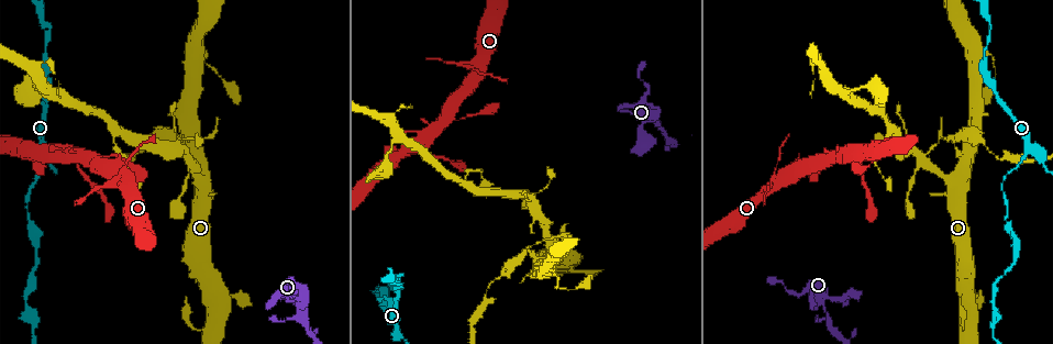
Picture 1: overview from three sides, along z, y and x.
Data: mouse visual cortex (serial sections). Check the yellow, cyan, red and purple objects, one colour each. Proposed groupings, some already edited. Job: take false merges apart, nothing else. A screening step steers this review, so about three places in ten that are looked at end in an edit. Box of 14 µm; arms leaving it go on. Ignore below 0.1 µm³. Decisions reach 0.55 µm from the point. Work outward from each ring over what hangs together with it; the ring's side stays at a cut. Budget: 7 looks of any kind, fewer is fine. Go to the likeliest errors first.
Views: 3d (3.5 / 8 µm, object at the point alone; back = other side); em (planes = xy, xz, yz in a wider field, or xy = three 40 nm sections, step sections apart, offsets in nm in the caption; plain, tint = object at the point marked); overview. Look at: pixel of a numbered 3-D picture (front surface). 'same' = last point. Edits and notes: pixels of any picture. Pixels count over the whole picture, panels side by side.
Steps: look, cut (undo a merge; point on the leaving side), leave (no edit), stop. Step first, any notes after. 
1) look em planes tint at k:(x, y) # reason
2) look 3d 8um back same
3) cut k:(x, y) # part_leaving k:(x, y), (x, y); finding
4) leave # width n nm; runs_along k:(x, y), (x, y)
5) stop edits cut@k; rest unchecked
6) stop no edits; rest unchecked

look 3d 3.5um at 1:(956, 134)

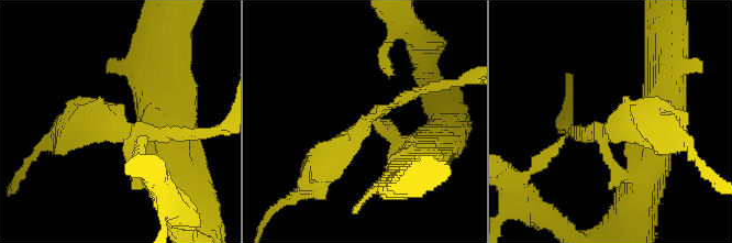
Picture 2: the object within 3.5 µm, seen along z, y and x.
look em xy step 2 tint at 2:(361, 126)

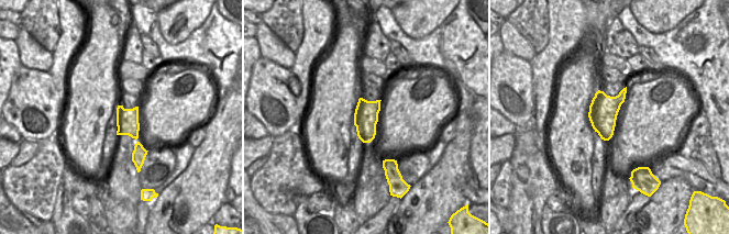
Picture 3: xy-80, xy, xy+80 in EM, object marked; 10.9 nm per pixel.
cut 2:(96, 130) # part_leaving 2:(129, 139), (102, 122), (62, 132); two cells meet here

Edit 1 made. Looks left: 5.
look overview # see it whole again

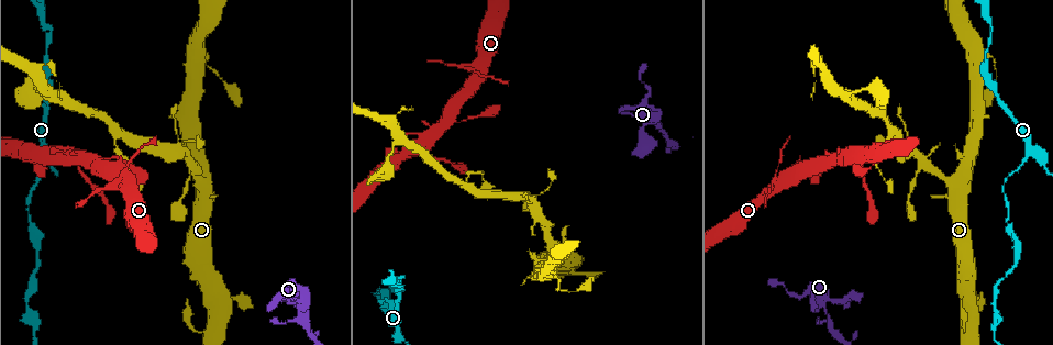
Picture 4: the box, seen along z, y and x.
look 3d 3.5um at 4:(303, 315) # a narrow waist

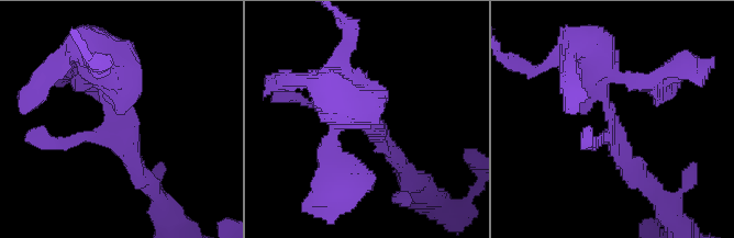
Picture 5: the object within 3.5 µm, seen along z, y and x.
look em xy step 2 tint at 5:(122, 117) # now the EM

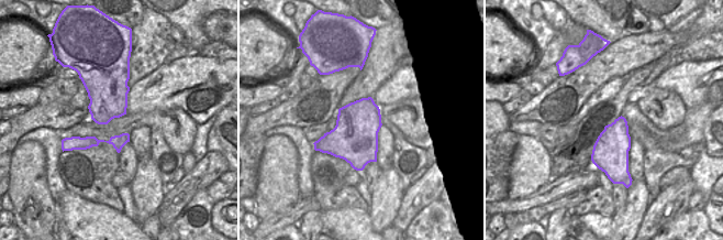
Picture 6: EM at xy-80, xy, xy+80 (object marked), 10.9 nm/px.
leave # runs_along 5:(595, 54), (595, 83), (640, 178); one cell here

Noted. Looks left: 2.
look em xy step 1 tint at 4:(25, 307) # thin neck

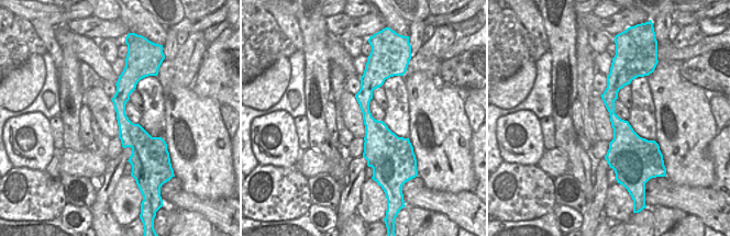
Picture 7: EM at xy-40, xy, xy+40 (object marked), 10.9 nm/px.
look 3d 3.5um same

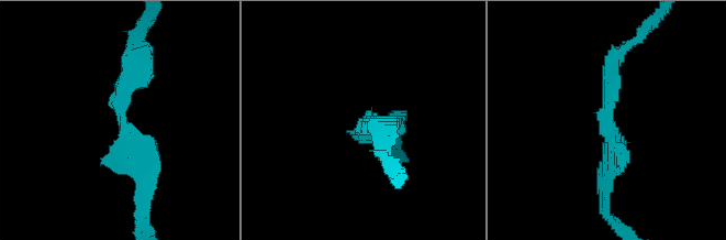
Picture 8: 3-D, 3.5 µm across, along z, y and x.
leave # runs_along 8:(620, 51), (606, 186); all the same cell

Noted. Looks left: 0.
stop edits cut@2; rest unchecked

